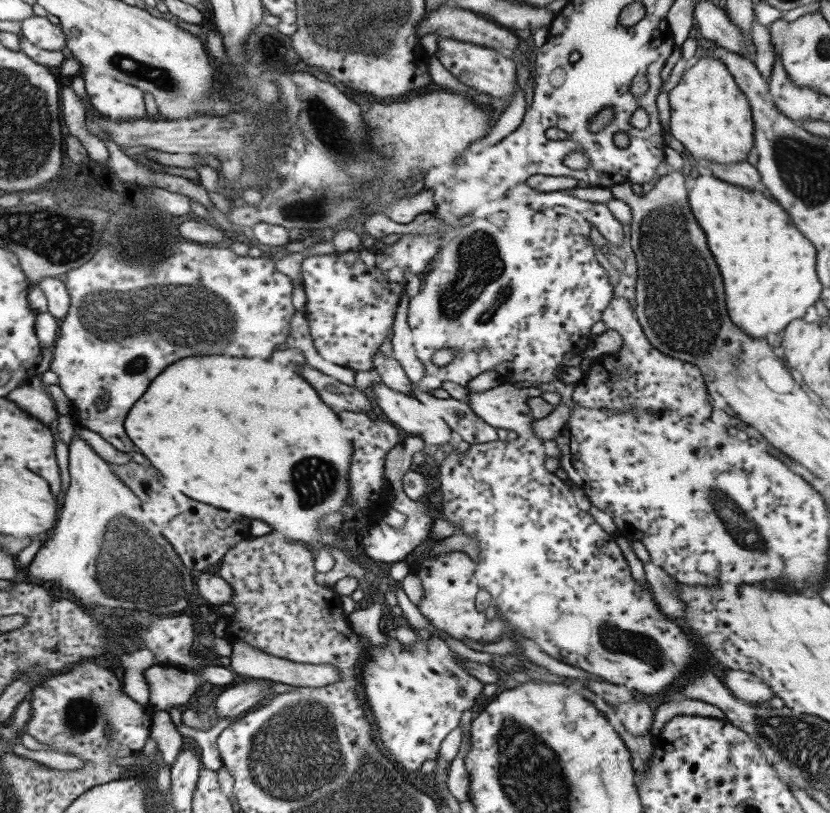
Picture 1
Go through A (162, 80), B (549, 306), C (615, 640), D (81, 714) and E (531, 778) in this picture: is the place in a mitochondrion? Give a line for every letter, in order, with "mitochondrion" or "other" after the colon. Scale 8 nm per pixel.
A: mitochondrion
B: other
C: mitochondrion
D: mitochondrion
E: mitochondrion

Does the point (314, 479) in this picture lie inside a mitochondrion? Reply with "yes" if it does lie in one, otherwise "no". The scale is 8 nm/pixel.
yes

